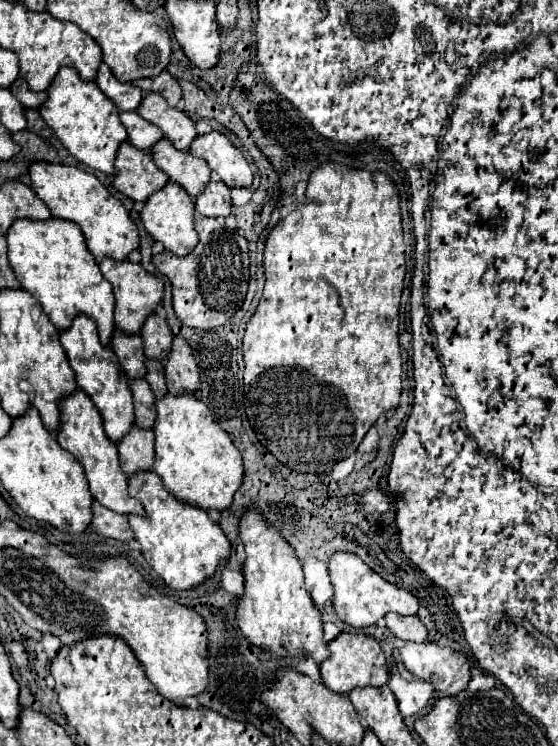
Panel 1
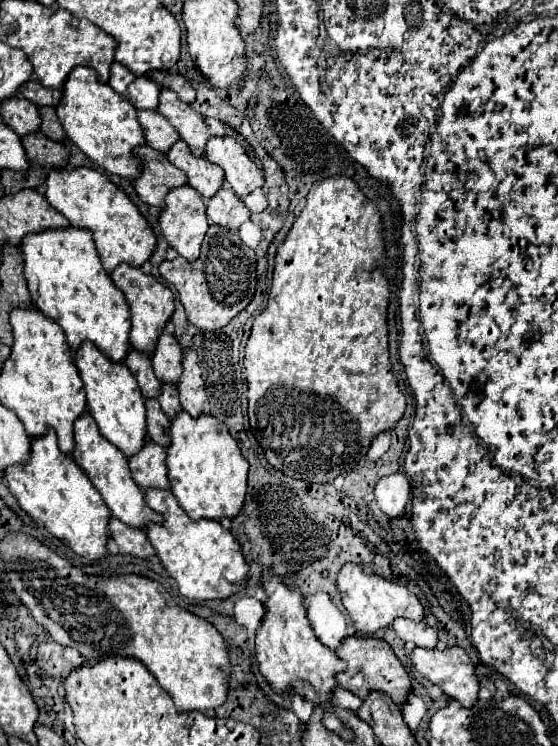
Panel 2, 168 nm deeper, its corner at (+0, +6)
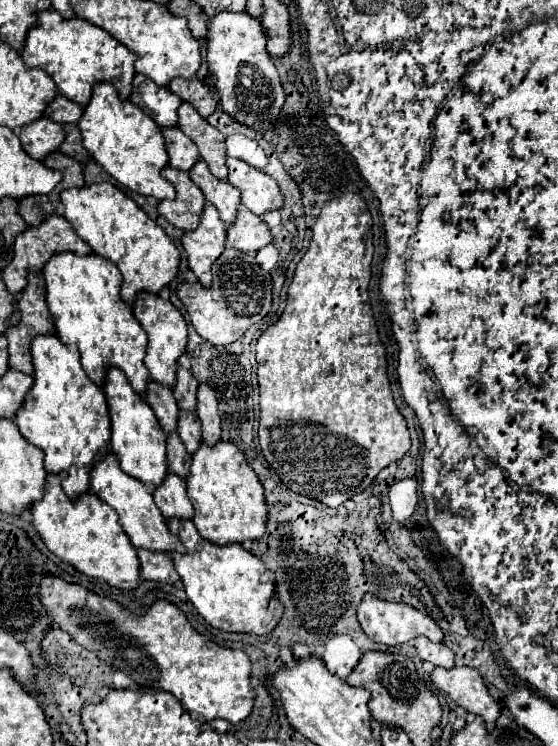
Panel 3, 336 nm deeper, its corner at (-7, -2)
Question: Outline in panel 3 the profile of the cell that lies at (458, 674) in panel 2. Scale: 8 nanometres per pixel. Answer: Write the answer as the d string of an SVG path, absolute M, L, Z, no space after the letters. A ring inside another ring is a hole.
M436 666L430 672L430 680L442 692L446 692L458 706L462 706L470 714L478 714L484 718L488 730L496 726L500 716L500 704L488 694L480 672L472 666L454 666L440 668Z

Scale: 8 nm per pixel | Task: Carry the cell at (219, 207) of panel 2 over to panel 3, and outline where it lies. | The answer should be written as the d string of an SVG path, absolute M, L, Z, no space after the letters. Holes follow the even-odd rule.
M238 206L236 222L228 228L228 234L226 234L226 246L256 254L256 250L260 250L270 242L272 242L272 236L266 222L260 216L248 212L248 208Z

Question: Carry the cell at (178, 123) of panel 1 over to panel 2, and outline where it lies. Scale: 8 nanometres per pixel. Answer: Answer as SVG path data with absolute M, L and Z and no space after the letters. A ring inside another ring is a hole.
M163 90L157 110L177 128L181 140L189 144L195 156L205 154L205 144L211 134L205 124L205 118L197 110L193 110L191 104L181 102L173 90Z

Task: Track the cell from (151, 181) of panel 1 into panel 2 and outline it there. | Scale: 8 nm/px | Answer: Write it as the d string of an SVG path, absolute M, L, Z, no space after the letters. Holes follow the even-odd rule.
M147 144L137 148L135 154L143 160L143 172L133 182L135 192L145 204L165 208L167 192L173 188L185 186L187 176L179 168L175 168L163 152L157 152Z

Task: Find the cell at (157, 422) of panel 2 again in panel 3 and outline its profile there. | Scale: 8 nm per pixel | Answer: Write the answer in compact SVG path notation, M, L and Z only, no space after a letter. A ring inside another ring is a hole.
M170 432L168 438L166 438L166 462L168 462L168 468L172 472L176 472L178 476L188 476L188 464L190 464L190 454L186 452L184 444L180 442L180 438Z

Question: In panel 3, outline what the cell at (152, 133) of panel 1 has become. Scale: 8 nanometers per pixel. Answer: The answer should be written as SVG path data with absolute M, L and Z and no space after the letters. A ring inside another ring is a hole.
M176 126L162 128L162 136L166 142L166 150L170 156L170 166L176 170L188 170L198 160L198 148L196 144Z

